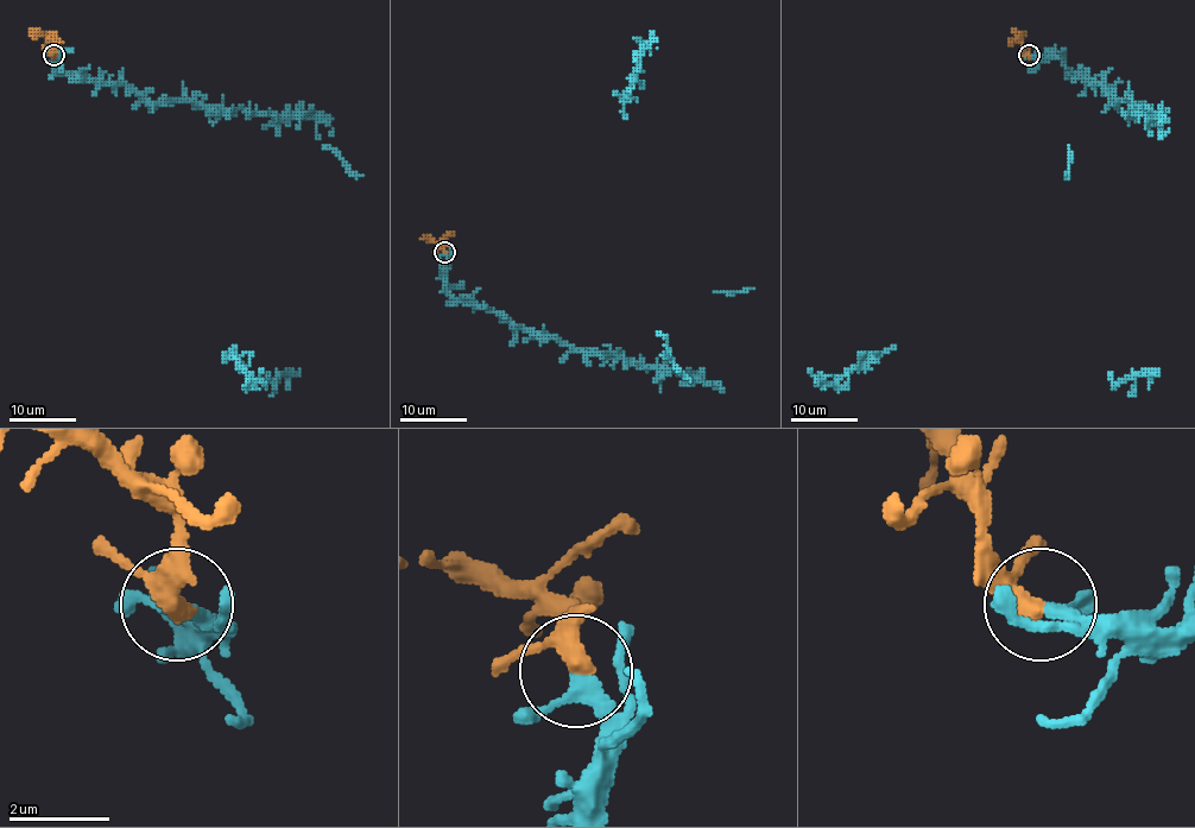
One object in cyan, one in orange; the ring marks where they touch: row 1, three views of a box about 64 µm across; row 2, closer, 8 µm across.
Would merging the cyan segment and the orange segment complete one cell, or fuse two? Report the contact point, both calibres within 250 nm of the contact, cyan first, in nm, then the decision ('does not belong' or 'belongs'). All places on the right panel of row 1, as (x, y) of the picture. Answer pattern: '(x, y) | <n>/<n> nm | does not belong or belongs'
(1029, 55) | 240/360 nm | belongs

